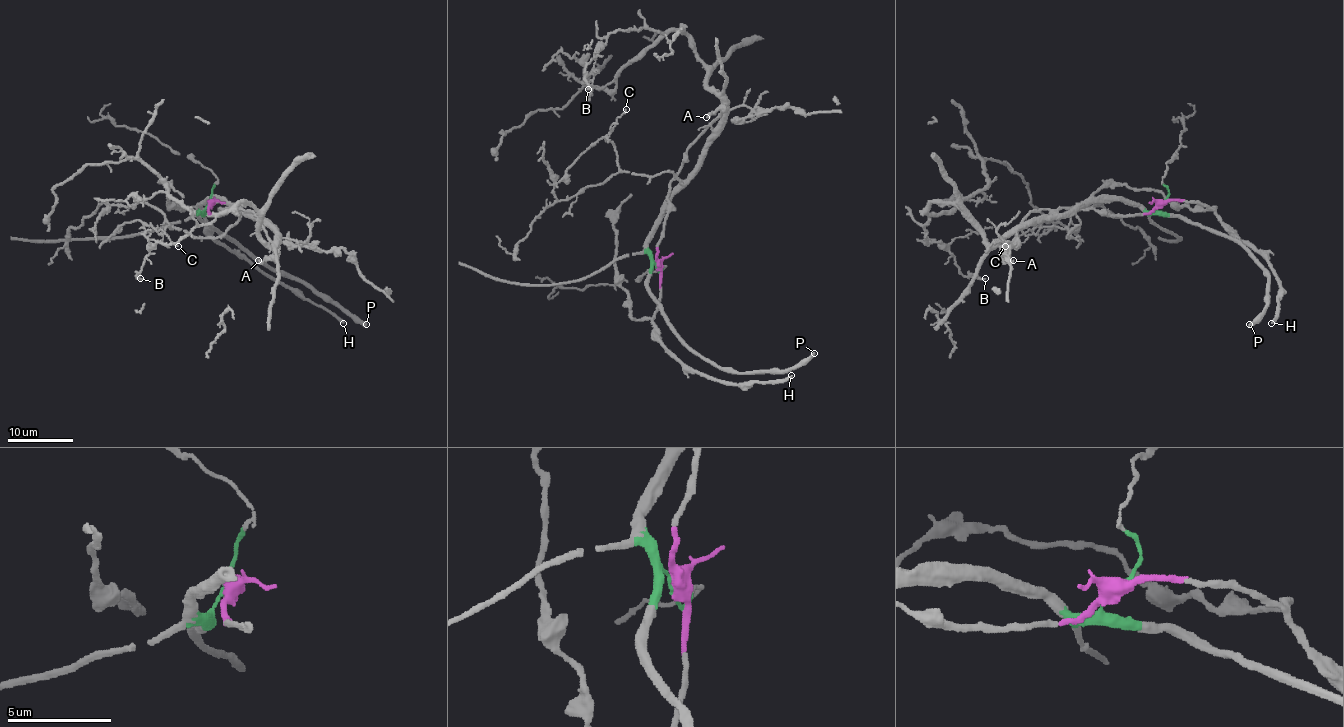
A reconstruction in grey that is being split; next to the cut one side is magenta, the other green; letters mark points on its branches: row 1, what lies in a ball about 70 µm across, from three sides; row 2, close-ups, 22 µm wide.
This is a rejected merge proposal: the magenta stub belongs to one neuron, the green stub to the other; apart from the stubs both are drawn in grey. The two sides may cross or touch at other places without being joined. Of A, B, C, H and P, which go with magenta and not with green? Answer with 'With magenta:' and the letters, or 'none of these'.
With magenta: A, H

